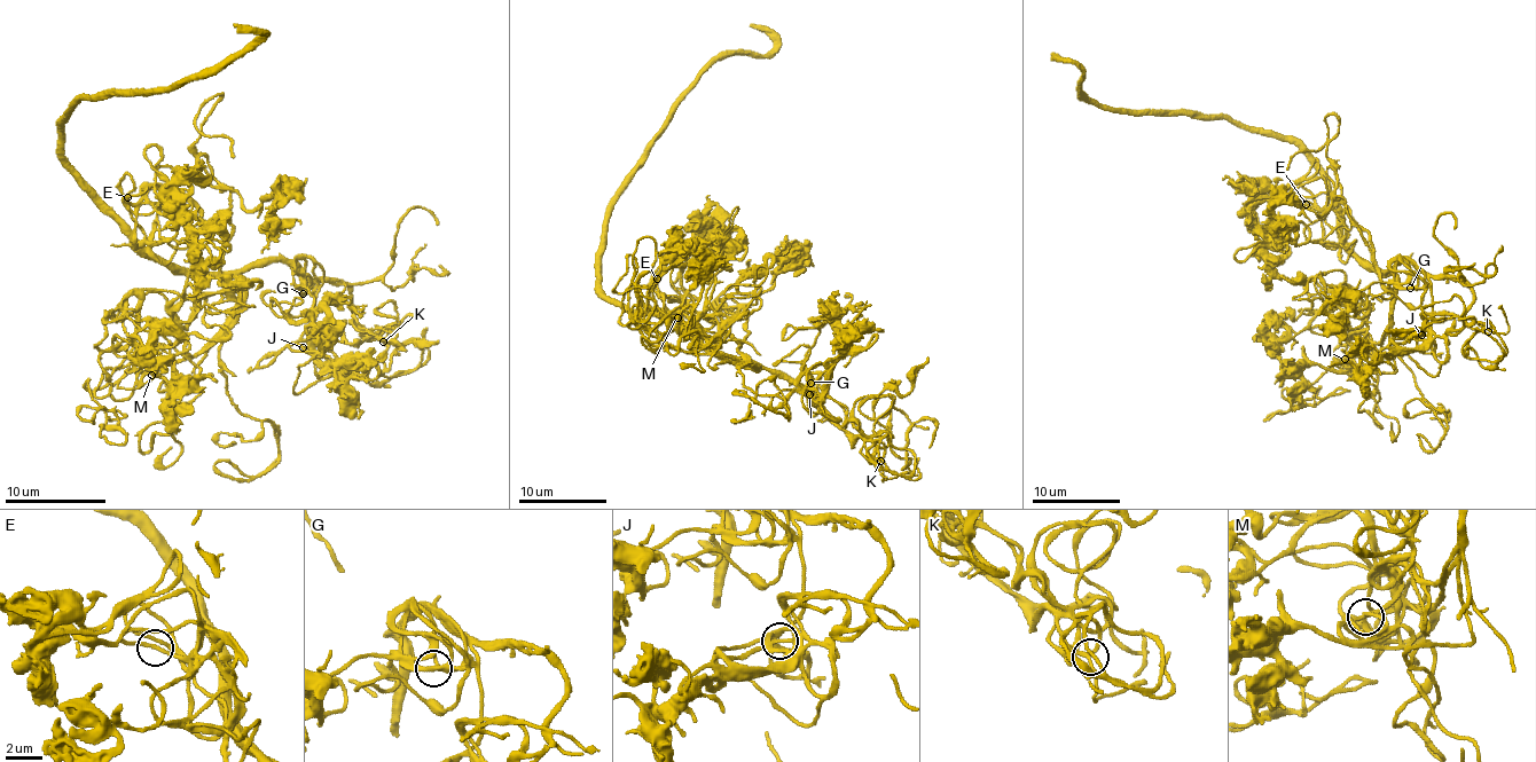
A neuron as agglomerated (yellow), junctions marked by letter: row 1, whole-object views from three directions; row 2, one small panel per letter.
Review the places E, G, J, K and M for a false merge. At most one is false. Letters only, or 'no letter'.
no letter

